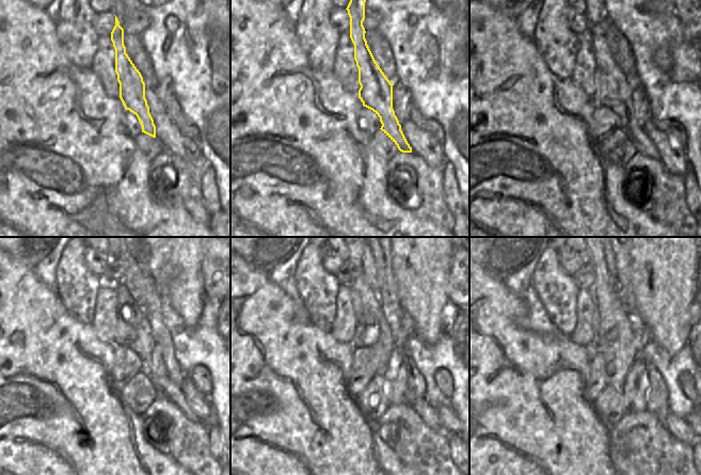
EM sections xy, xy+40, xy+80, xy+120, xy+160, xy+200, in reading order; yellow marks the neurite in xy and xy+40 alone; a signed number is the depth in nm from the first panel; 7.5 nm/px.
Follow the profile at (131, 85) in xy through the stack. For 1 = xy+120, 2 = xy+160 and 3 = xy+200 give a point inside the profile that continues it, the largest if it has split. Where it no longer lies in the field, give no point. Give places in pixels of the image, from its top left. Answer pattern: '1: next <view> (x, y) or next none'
1: next xy+120 (133, 330)
2: next xy+160 (367, 306)
3: next xy+200 (607, 311)

